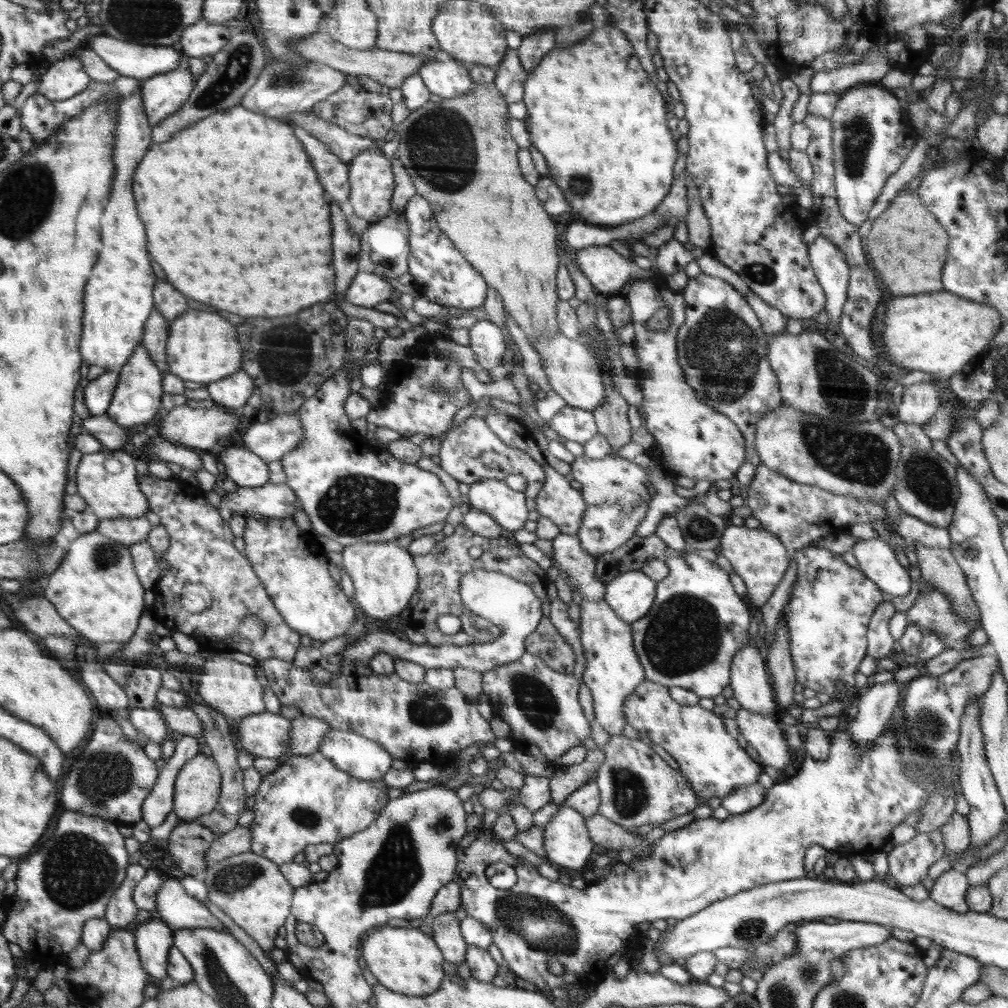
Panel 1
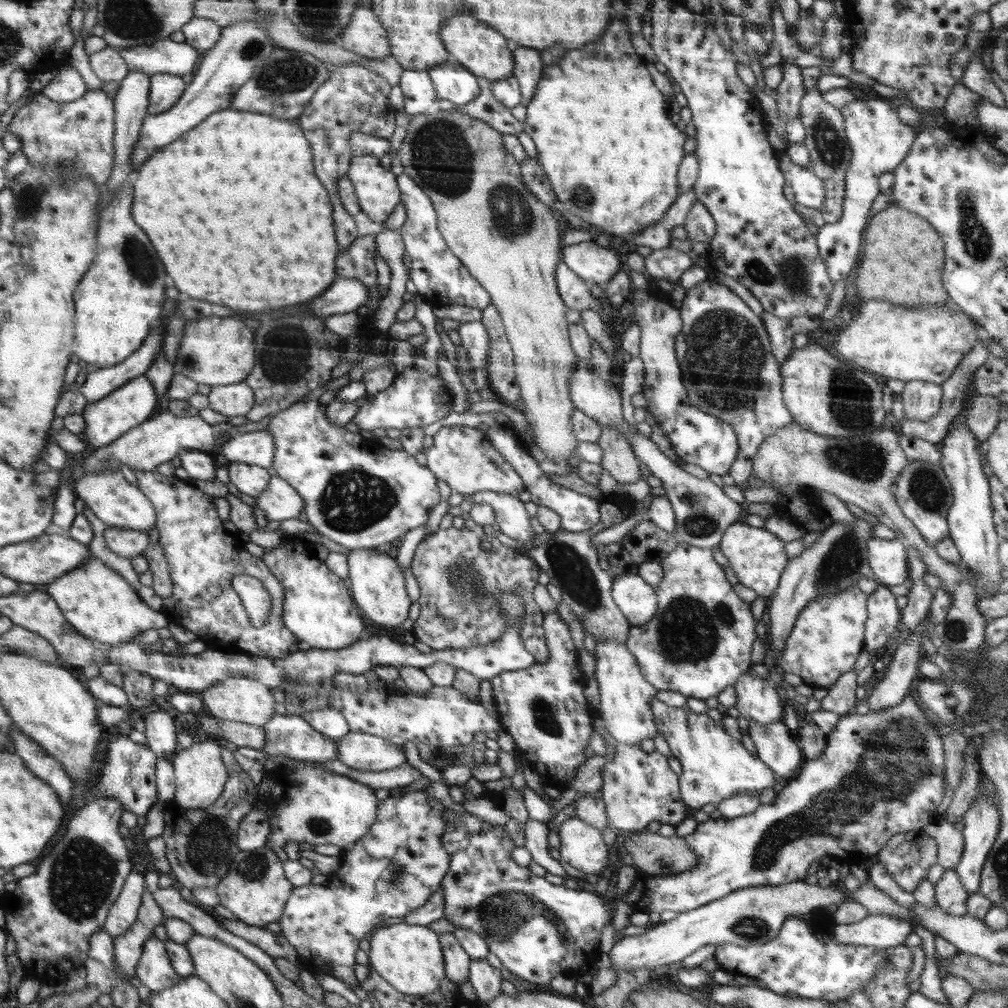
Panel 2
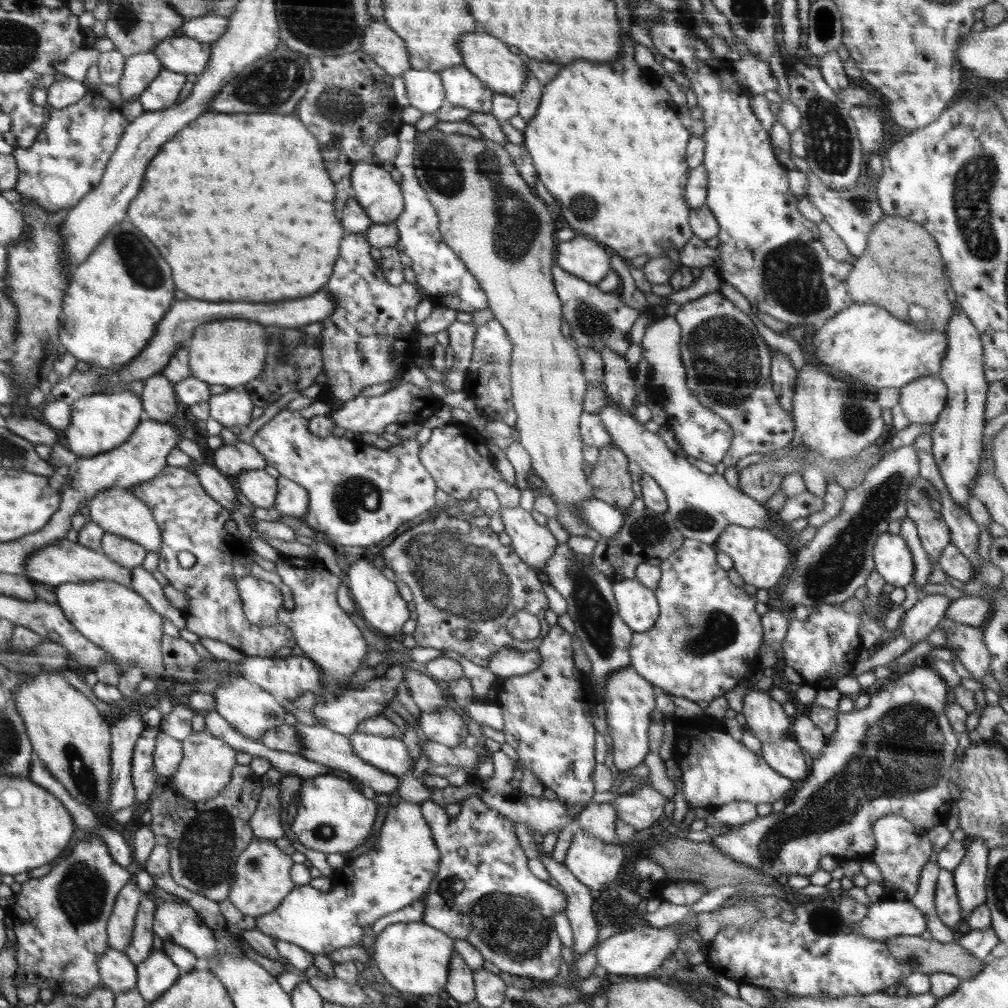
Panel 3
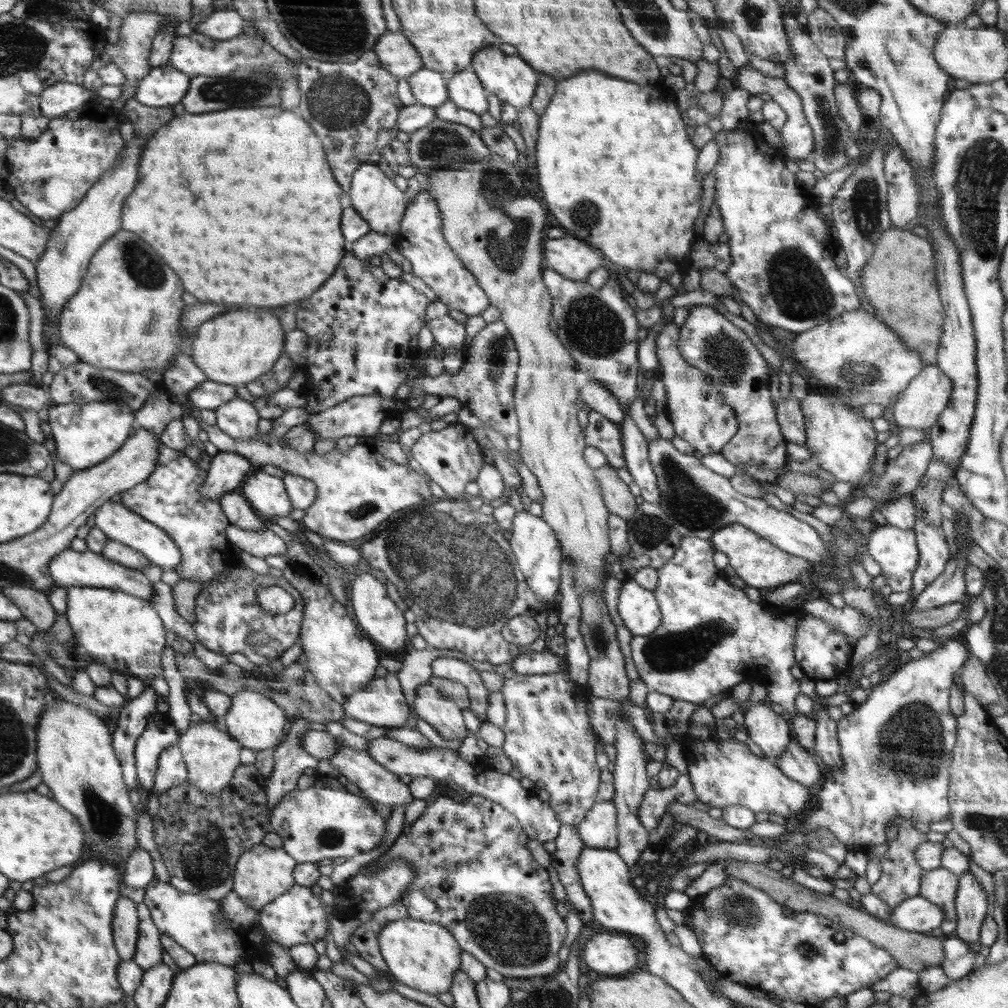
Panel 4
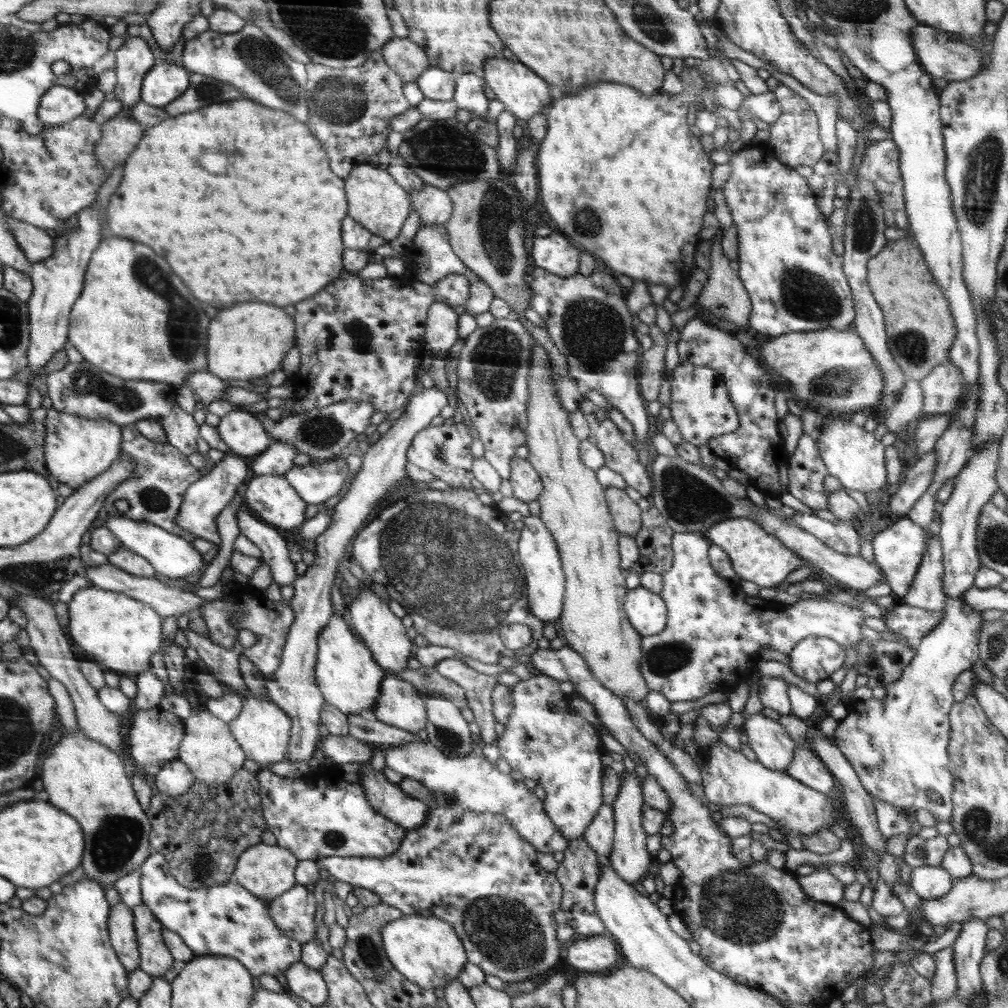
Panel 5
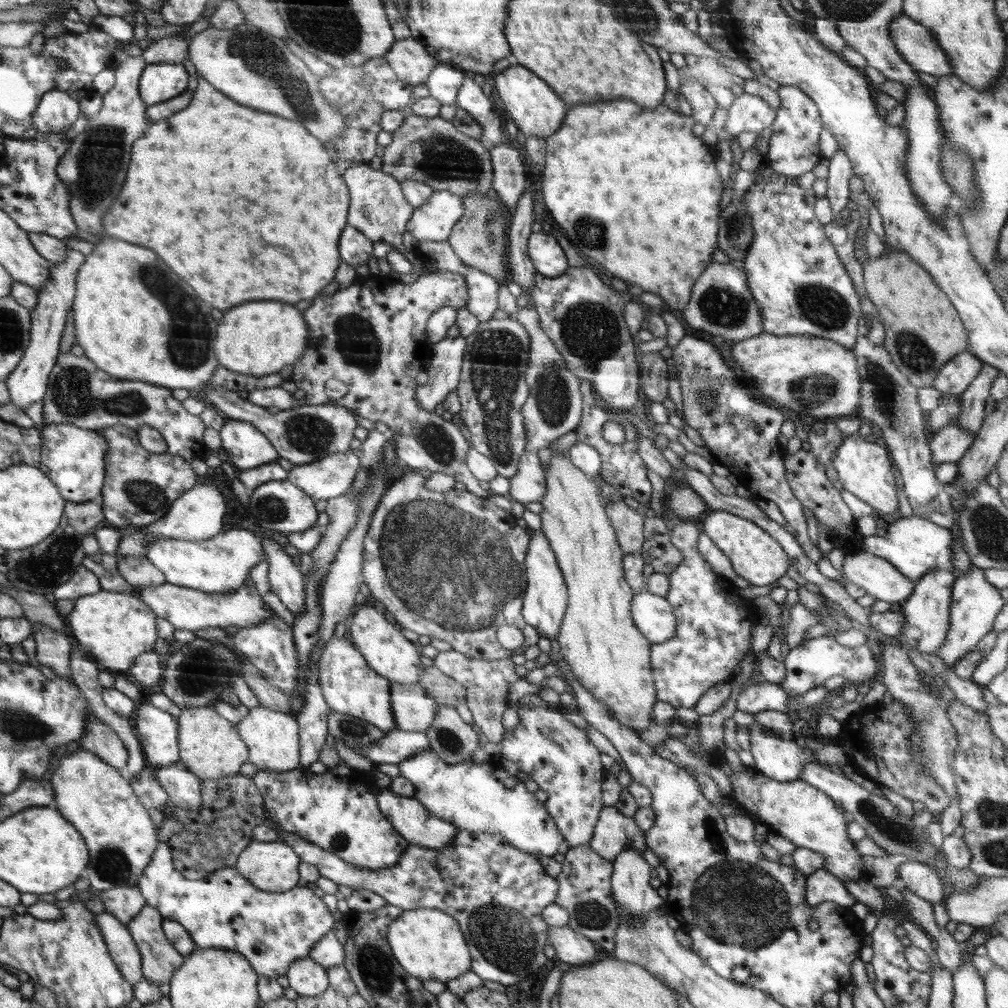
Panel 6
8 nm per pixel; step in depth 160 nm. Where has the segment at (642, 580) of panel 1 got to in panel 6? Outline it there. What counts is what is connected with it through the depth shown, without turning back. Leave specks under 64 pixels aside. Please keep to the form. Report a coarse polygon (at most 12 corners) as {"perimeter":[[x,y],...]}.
{"perimeter":[[635,592],[631,613],[651,644],[674,637],[676,617],[665,597]]}

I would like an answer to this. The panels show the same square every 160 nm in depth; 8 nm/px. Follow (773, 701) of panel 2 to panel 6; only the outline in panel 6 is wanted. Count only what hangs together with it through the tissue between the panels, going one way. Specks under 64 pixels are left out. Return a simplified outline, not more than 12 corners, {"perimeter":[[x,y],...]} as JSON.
{"perimeter":[[756,723],[748,729],[754,768],[796,781],[814,758],[807,740]]}

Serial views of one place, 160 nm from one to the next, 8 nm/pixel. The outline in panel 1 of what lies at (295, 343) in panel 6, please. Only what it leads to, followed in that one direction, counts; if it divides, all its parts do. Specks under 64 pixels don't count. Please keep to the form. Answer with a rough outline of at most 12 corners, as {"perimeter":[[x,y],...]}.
{"perimeter":[[214,312],[169,325],[170,373],[204,385],[237,374],[243,346]]}

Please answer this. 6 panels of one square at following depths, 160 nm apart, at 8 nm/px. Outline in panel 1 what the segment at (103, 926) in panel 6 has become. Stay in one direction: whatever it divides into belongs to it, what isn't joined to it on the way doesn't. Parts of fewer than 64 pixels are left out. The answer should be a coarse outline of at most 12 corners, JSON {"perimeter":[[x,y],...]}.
{"perimeter":[[131,864],[125,882],[105,910],[110,926],[124,929],[139,908],[133,899],[136,884],[147,869]]}

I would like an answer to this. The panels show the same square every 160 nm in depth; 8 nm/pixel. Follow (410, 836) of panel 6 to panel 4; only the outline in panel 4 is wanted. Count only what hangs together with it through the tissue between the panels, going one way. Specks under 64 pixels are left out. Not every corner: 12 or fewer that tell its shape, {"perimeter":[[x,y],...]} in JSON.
{"perimeter":[[337,743],[328,760],[382,816],[415,799],[367,750]]}

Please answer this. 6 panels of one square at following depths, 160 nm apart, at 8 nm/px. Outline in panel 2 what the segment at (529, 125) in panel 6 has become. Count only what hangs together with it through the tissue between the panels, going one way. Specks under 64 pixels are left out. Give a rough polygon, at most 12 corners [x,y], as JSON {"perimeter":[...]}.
{"perimeter":[[469,8],[448,19],[441,41],[476,77],[513,76],[508,38]]}

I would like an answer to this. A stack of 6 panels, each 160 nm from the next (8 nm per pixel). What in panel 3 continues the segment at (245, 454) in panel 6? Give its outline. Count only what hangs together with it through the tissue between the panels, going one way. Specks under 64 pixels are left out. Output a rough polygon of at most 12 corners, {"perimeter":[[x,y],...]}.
{"perimeter":[[243,388],[211,395],[209,415],[246,428],[254,400]]}

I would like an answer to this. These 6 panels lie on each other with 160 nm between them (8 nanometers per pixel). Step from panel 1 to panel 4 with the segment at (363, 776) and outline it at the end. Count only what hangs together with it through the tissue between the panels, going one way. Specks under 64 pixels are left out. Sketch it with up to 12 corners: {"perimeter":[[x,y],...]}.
{"perimeter":[[385,736],[366,750],[399,777],[457,783],[501,804],[527,836],[556,840],[550,805],[510,774],[457,751],[416,749]]}

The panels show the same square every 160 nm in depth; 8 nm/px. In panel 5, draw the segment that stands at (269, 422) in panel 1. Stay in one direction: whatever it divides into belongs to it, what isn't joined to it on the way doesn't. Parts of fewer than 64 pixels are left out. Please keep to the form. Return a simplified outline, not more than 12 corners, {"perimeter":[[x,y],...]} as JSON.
{"perimeter":[[225,454],[189,487],[178,527],[220,547],[214,518],[246,481],[242,457]]}

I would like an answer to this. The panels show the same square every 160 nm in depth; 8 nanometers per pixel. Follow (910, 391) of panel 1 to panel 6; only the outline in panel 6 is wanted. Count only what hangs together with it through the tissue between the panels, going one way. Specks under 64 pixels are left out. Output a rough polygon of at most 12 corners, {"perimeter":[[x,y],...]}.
{"perimeter":[[959,352],[938,371],[933,387],[941,396],[962,394],[982,363]]}

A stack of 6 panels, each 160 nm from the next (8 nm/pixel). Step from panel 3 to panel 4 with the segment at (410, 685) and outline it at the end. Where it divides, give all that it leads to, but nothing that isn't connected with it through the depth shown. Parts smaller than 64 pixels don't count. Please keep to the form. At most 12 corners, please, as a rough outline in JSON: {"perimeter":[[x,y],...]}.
{"perimeter":[[420,685],[414,708],[446,740],[468,733],[462,709],[436,686]]}

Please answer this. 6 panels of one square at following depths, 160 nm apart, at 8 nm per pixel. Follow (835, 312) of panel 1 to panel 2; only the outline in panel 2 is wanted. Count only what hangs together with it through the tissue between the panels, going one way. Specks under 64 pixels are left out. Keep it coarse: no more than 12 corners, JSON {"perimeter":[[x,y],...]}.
{"perimeter":[[889,99],[841,108],[850,164],[840,220],[820,227],[832,286],[860,254],[878,177],[918,130]]}

